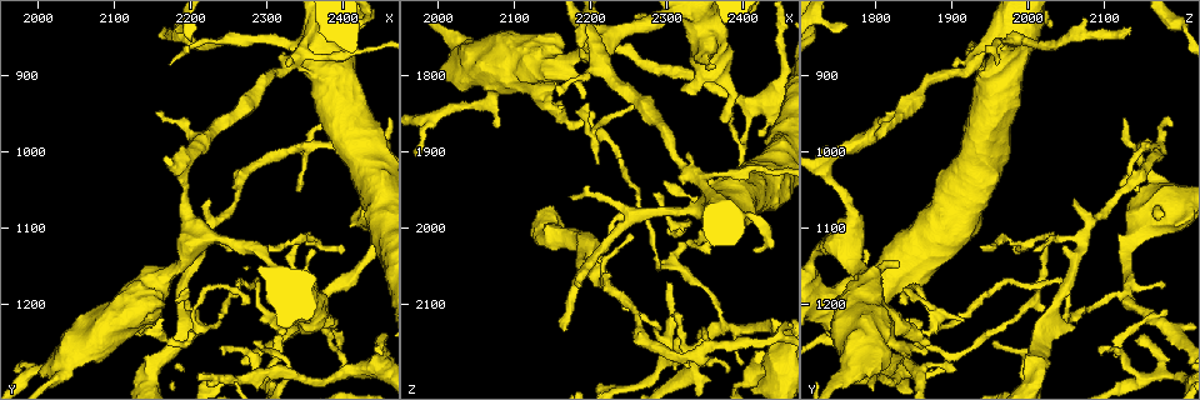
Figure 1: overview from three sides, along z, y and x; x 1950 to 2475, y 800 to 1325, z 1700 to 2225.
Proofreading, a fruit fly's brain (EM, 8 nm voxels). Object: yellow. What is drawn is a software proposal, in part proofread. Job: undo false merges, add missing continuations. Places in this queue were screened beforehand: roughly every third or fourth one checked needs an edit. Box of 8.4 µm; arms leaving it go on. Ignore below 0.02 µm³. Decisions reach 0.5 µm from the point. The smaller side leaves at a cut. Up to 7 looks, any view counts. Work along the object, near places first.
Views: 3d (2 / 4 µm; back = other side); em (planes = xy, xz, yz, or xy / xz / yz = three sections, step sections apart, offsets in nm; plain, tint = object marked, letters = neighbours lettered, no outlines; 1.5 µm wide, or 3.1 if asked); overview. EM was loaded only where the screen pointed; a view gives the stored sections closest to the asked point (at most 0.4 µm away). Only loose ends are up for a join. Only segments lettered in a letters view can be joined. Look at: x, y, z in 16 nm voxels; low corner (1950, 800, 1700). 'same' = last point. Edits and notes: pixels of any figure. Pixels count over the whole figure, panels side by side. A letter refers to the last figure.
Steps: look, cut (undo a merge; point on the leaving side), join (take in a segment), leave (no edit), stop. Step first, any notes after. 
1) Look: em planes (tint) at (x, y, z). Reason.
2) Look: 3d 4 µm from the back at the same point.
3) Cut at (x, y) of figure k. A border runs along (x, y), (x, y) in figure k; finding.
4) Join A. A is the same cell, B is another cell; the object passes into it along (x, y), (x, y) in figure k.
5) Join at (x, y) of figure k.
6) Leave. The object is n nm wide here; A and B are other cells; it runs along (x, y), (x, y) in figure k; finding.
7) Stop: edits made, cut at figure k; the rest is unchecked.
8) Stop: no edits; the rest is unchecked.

Look: em planes (tint) at (2370, 1185, 2125). Three-way junction.

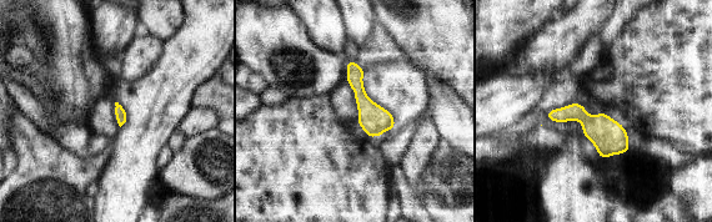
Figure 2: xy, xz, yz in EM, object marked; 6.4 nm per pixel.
Look: em planes (letters) at the same point.

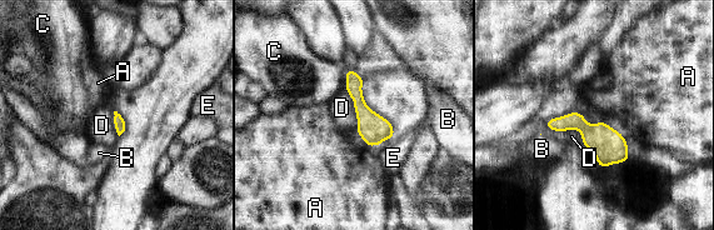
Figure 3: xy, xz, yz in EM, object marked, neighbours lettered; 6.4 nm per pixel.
Leave. The object is 80 nm wide here; A, B, C, D and E are other cells; a border runs along (544, 121), (577, 129), (582, 144) in figure 3; continuous, no second cell.

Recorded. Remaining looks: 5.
Look: 3d 2 µm at (2295, 1290, 2175). Sharp bend.

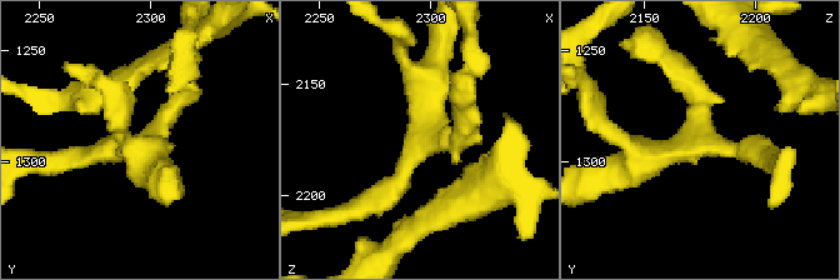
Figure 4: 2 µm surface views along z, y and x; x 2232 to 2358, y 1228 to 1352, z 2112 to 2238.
Look: em planes (letters) at (2299, 1288, 2176).

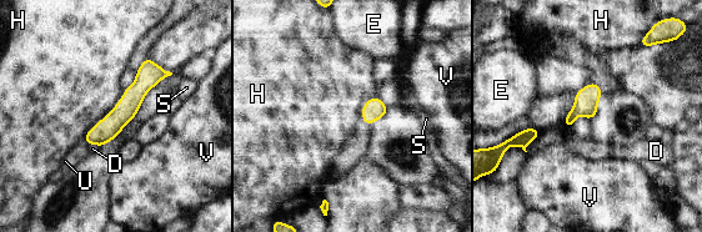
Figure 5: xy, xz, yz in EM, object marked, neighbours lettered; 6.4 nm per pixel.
Leave. The object is 110 nm wide here; the longest contact is with H, 440 nm; D, E, H, S, U and V are other cells; continuous, no second cell.

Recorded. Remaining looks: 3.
Look: em planes (tint) at (2400, 1265, 1895). A fork.

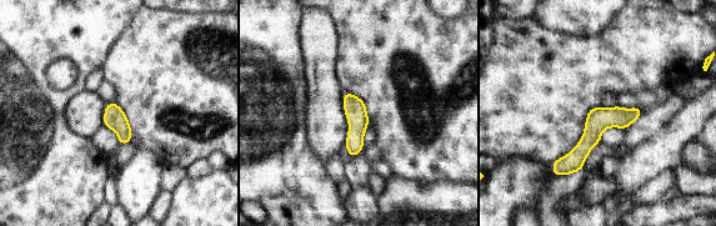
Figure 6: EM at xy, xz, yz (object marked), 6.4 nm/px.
Look: em planes (letters) at the same point.

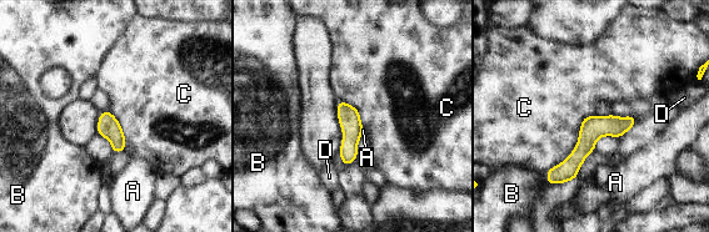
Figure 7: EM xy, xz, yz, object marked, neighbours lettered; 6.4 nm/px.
Leave. A, B, C and D are other cells; it runs along (632, 120), (603, 126), (550, 180) in figure 7; all the same cell.

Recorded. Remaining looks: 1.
Stop: no edits; the rest is unchecked.

